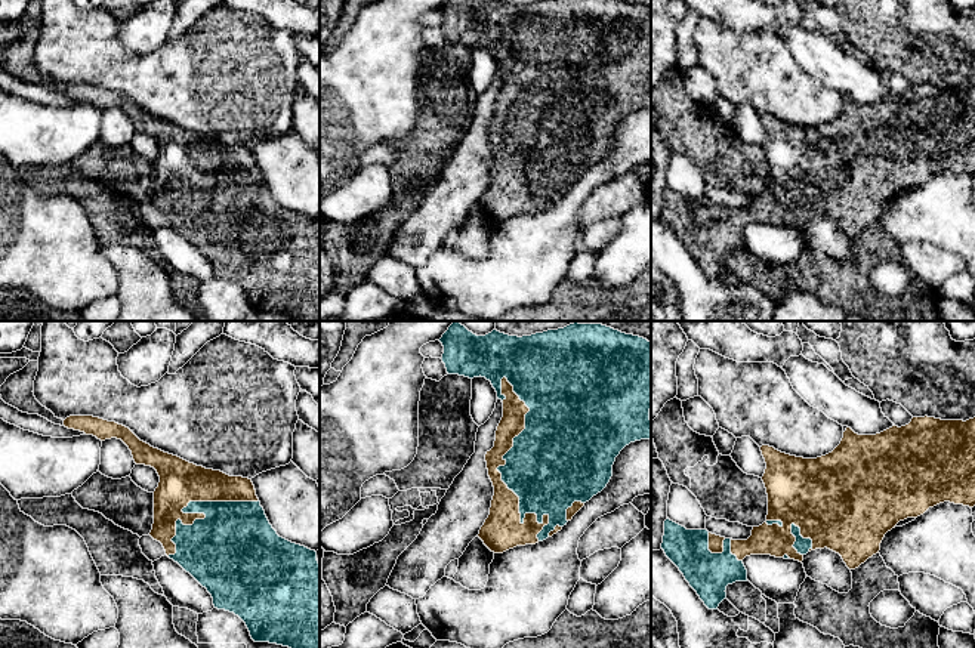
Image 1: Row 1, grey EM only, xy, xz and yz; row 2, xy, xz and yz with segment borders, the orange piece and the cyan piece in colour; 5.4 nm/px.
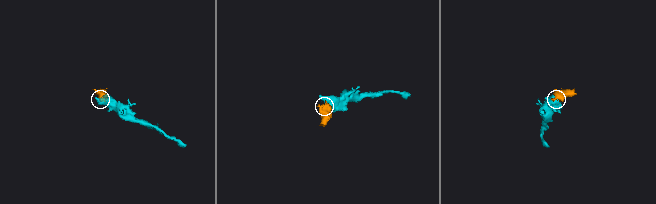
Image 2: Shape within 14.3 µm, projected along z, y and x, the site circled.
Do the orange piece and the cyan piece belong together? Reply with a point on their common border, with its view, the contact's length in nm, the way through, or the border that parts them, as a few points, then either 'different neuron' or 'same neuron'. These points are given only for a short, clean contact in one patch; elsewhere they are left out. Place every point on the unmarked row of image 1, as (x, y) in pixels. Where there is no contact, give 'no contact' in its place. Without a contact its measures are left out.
xz (499, 133) | 900 nm | same neuron

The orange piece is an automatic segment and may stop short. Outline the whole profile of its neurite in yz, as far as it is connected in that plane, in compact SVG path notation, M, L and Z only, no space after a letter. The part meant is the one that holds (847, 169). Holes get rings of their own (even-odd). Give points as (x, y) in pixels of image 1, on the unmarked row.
M913 86L905 95L894 93L876 104L858 104L846 96L840 112L817 127L790 124L769 114L762 114L760 120L766 132L762 149L768 183L747 209L664 189L661 217L709 278L718 278L728 253L747 250L746 225L771 223L802 231L808 220L827 216L855 238L879 222L885 203L900 189L917 186L944 170L975 175L975 86L966 90Z

